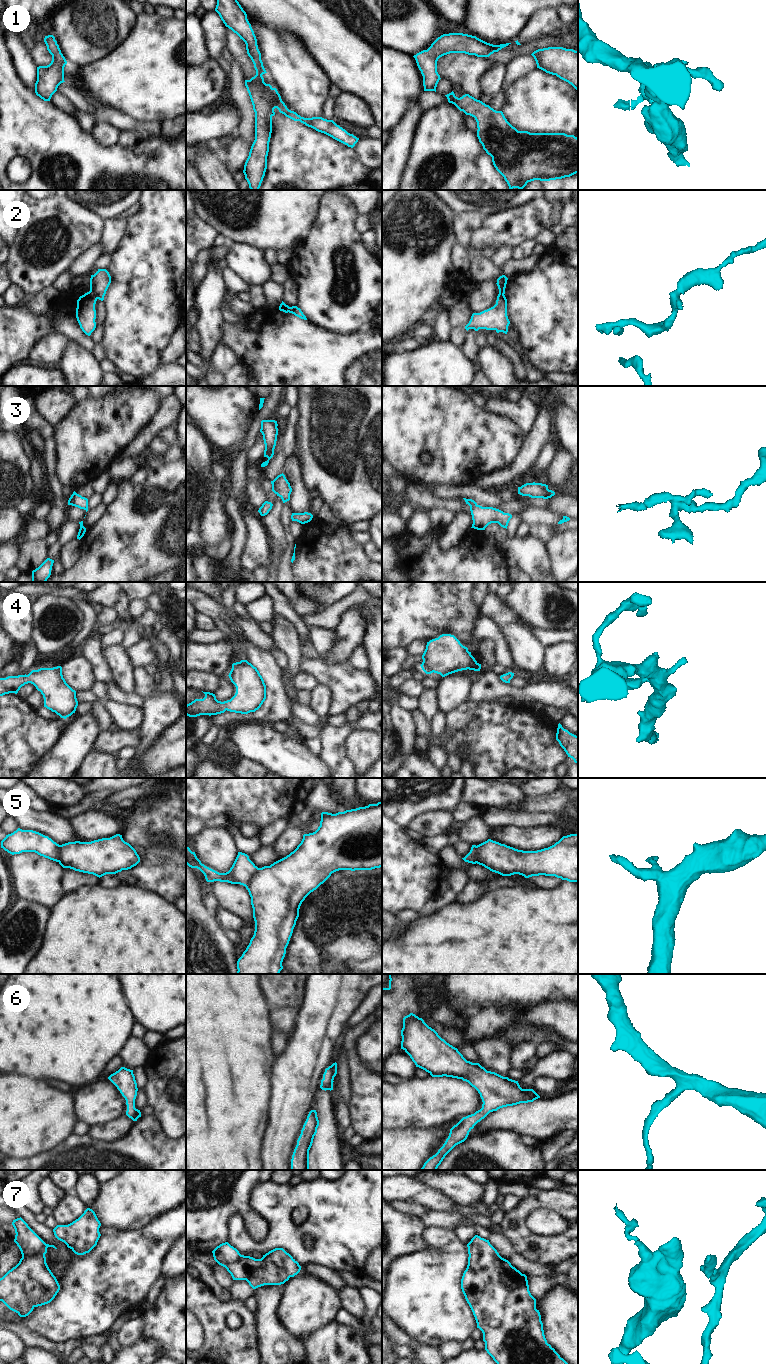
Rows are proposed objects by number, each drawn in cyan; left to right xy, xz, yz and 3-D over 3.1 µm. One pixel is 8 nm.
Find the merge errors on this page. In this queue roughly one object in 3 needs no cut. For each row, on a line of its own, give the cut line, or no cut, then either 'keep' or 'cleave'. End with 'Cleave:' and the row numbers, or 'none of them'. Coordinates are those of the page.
1: no cut | keep
2: xy (89, 291), (97, 298) | cleave
3: xz (282, 473), (277, 479), (275, 493) | cleave
4: no cut | keep
5: xz (258, 868), (244, 885) | cleave
6: no cut | keep
7: xy (45, 1243), (38, 1252), (22, 1256) | cleave
Cleave: 2, 3, 5, 7

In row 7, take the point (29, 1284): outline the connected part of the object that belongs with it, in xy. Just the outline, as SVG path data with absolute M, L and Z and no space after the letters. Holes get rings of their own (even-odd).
M45 1243L43 1249L39 1253L22 1256L19 1263L0 1278L0 1301L2 1301L10 1310L16 1312L20 1317L28 1316L35 1307L50 1303L60 1290L60 1285L56 1277L46 1263L45 1254L47 1253L48 1247L57 1249L54 1245Z

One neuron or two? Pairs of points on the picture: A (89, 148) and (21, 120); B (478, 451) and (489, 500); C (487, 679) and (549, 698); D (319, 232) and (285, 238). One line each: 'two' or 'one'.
A: one
B: two
C: one
D: two

